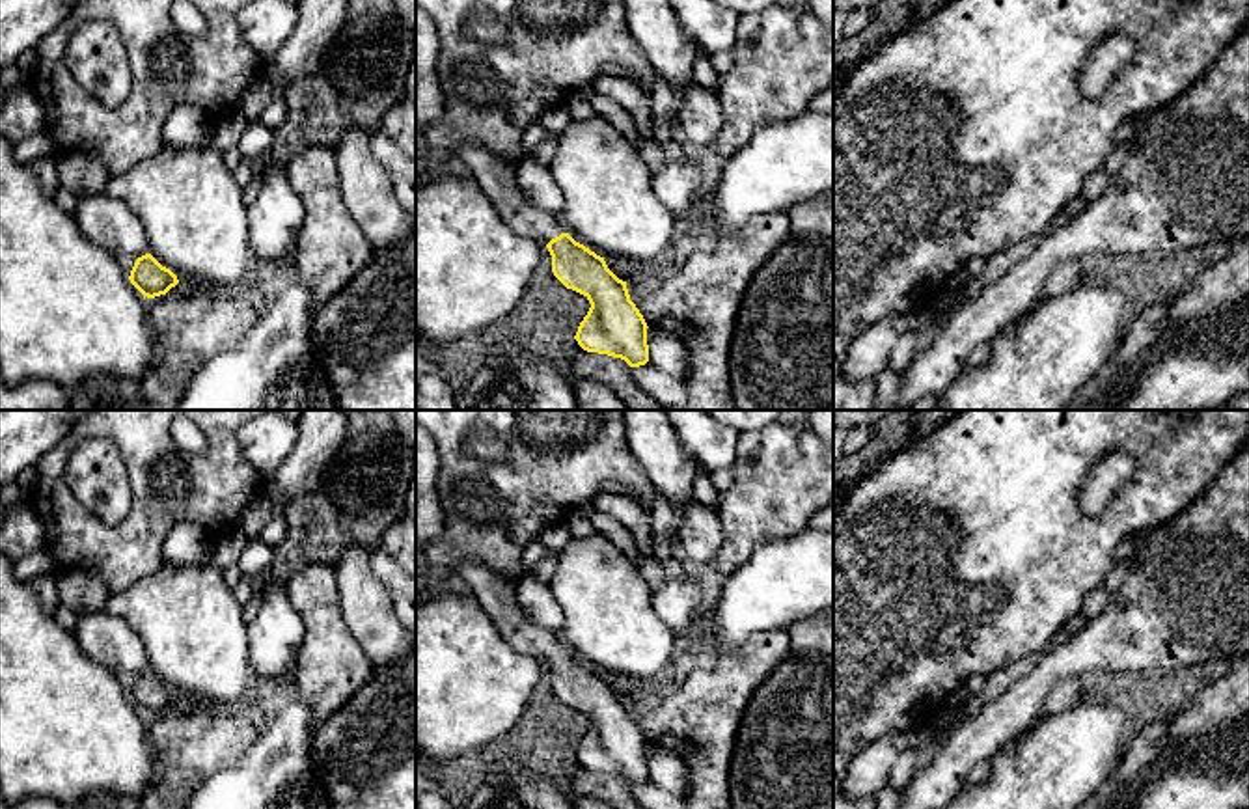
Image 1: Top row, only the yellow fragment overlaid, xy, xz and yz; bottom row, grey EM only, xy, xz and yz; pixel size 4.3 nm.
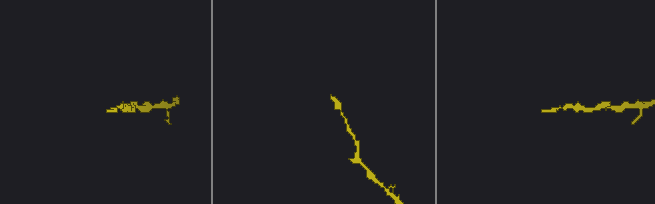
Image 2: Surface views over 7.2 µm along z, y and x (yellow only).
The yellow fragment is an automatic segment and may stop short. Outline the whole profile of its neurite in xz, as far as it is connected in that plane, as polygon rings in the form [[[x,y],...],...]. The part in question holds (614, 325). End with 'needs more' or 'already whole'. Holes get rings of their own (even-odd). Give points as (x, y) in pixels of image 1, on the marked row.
[[[460,142],[455,149],[505,224],[544,244],[554,276],[589,300],[591,308],[574,336],[578,345],[587,352],[621,358],[630,367],[645,365],[649,326],[630,300],[626,281],[608,268],[604,257],[563,229],[563,194],[550,166],[528,153],[518,162],[503,160],[477,142]]]; needs more

